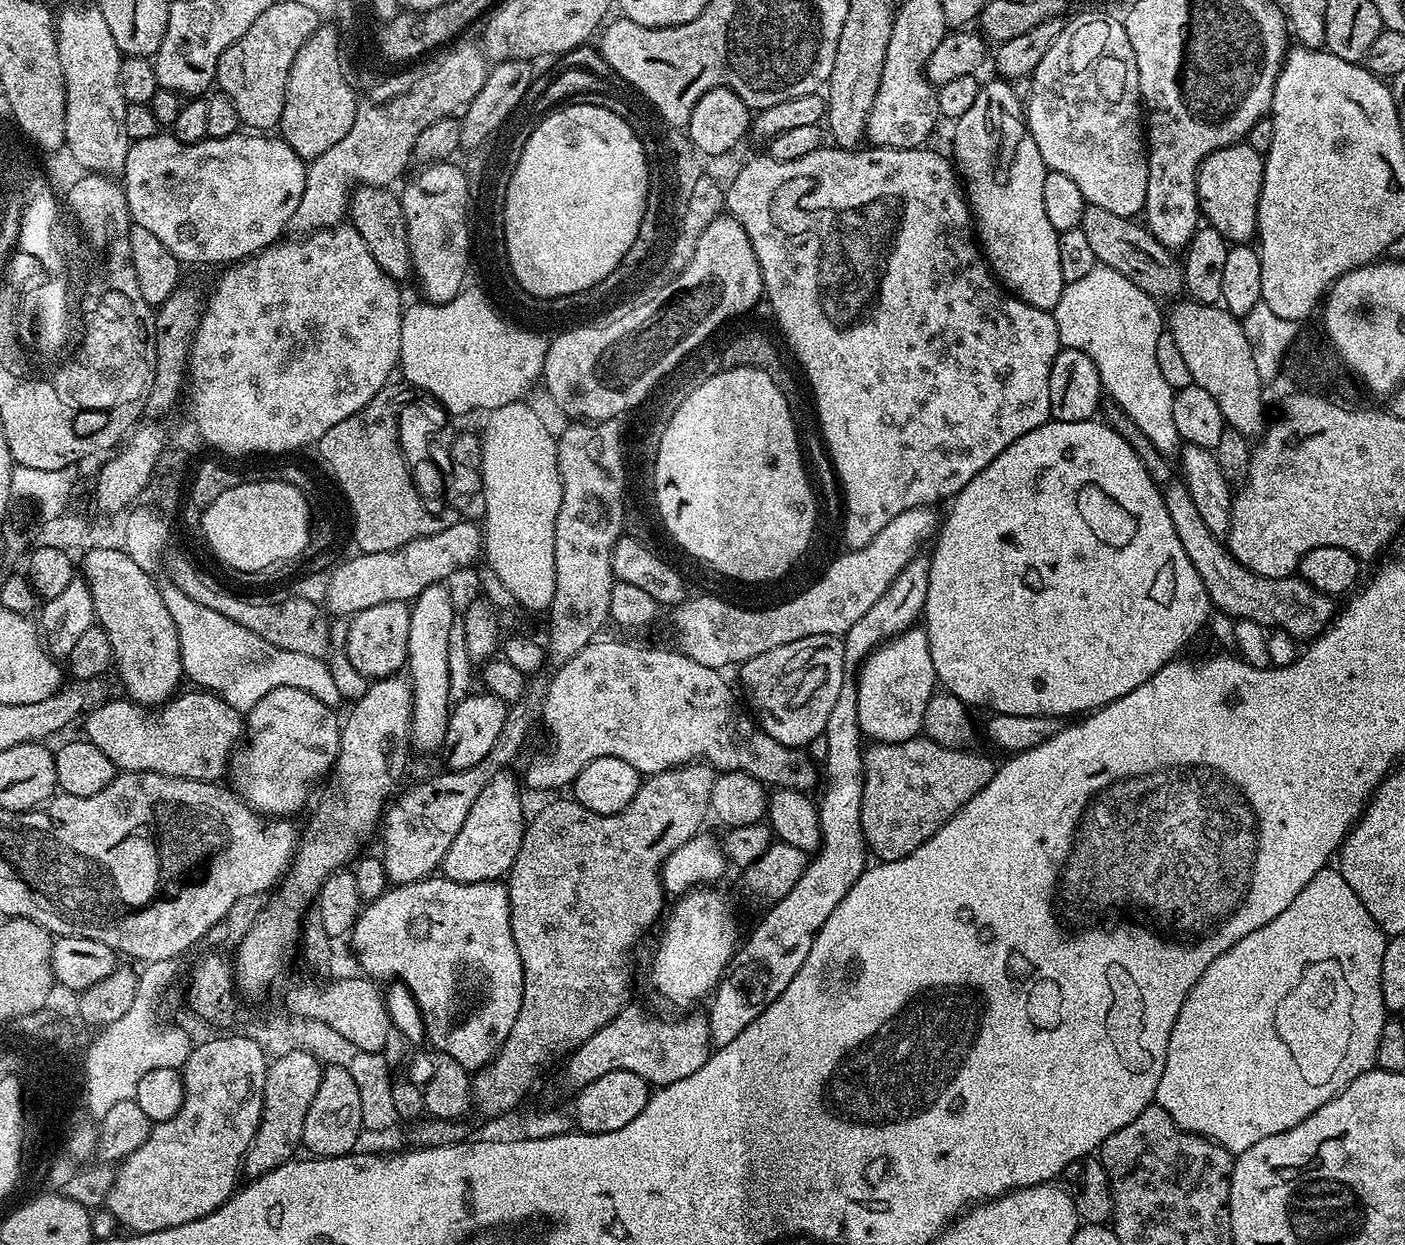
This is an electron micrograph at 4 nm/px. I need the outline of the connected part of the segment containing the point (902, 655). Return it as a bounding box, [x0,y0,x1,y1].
[854,627,938,744]

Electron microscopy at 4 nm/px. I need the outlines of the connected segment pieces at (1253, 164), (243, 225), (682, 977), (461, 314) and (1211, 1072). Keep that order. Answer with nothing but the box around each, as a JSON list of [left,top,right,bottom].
[[1196,142,1264,244],[122,134,308,266],[652,886,738,1008],[398,287,549,415],[1155,867,1389,1154]]

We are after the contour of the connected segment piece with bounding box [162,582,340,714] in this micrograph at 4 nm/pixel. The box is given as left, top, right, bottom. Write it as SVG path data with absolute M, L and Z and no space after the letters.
M170 582L163 585L162 591L166 610L170 610L170 618L174 618L178 630L180 665L184 667L184 676L196 683L193 685L215 692L241 714L249 712L257 702L266 698L266 694L270 694L270 690L278 690L278 686L306 690L327 708L337 707L340 688L323 659L275 648L258 634L238 626L238 622L230 622L230 618L218 614L218 610L210 610L210 606L186 598L186 594Z

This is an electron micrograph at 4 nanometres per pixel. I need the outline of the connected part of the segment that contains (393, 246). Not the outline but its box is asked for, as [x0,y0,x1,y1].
[347,184,412,282]

